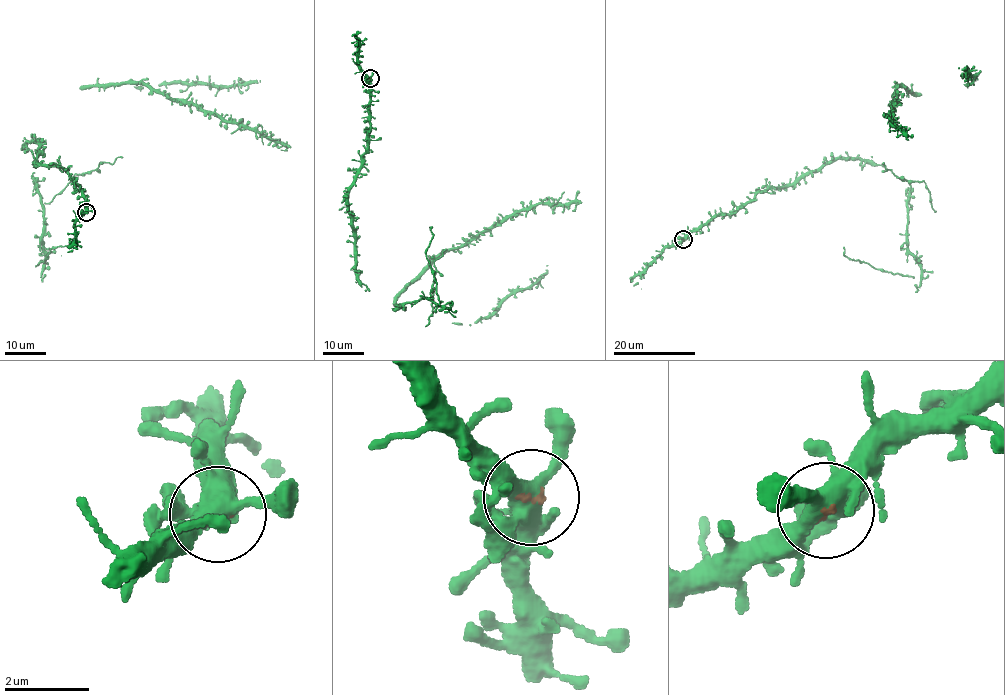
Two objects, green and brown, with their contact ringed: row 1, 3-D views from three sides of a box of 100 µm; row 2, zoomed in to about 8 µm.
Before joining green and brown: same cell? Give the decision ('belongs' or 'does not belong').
belongs

